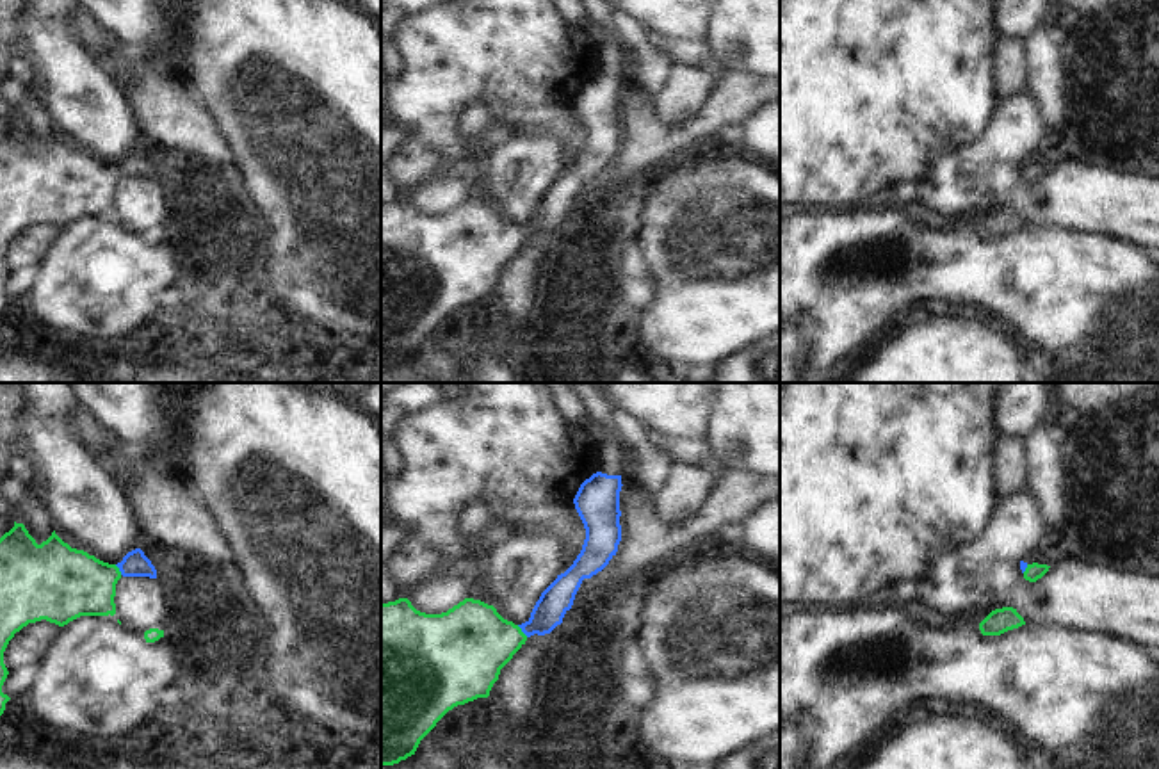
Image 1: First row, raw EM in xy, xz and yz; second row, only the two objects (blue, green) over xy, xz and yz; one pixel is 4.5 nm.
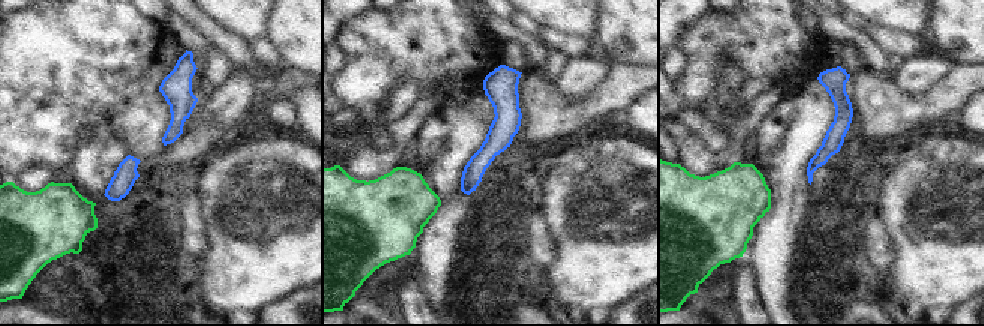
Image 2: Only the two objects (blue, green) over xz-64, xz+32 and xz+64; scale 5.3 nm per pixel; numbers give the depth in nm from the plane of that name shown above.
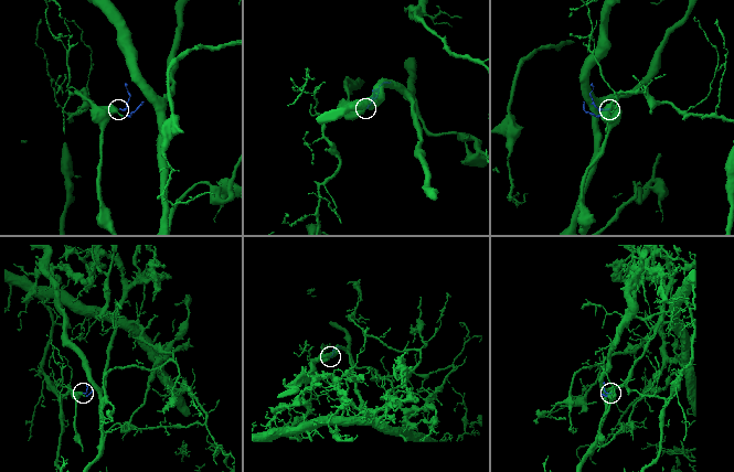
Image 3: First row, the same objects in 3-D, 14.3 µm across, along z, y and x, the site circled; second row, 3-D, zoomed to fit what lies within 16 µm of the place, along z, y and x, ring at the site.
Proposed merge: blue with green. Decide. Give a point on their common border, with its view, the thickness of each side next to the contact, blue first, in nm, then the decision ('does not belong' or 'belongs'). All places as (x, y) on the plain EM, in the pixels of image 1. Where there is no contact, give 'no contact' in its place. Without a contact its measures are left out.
xz (522, 232) | 140/360 nm | belongs

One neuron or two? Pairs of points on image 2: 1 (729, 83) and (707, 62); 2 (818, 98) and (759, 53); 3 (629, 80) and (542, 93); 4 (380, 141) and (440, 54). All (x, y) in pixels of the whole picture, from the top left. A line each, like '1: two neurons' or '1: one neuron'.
1: two neurons
2: two neurons
3: one neuron
4: two neurons

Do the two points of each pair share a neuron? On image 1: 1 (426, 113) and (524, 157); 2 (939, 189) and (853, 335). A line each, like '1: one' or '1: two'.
1: two
2: two

